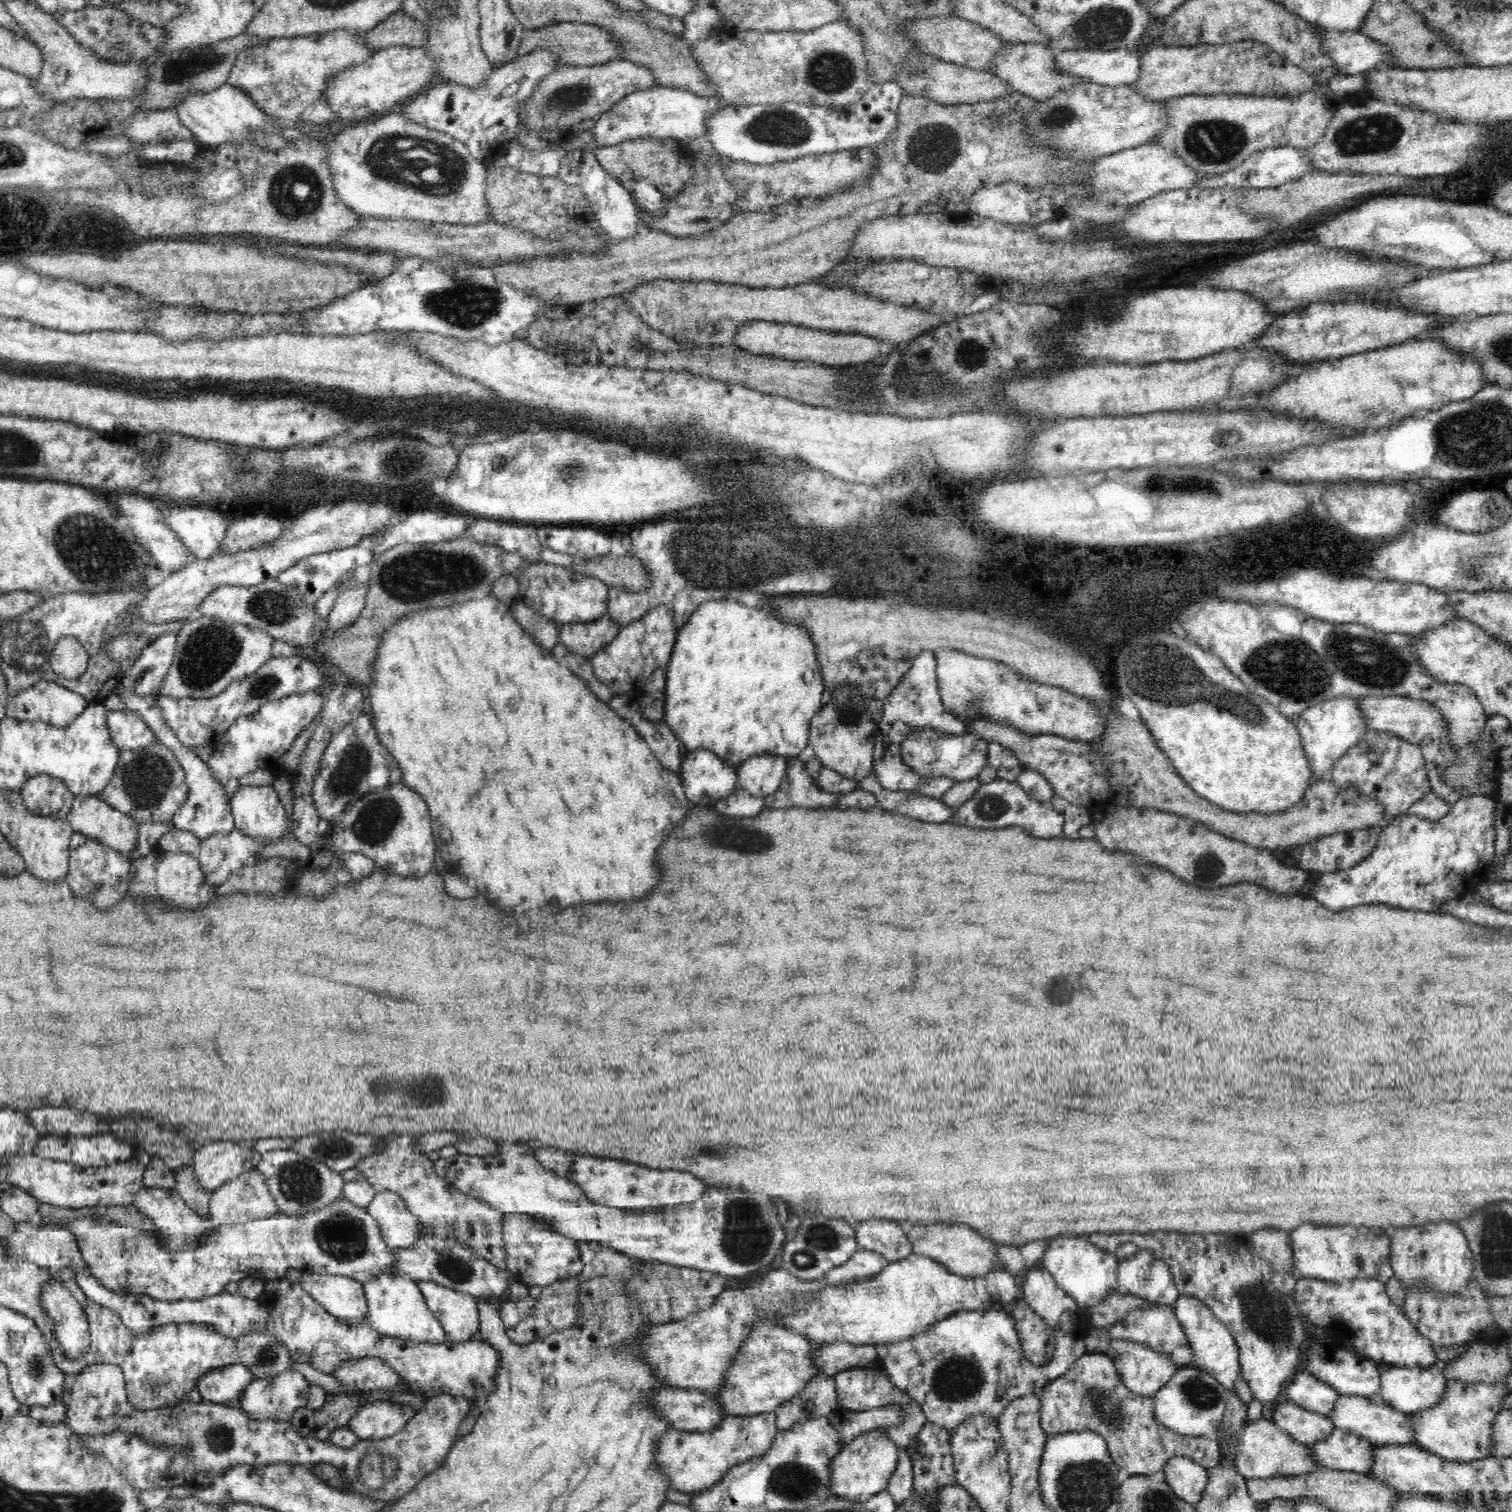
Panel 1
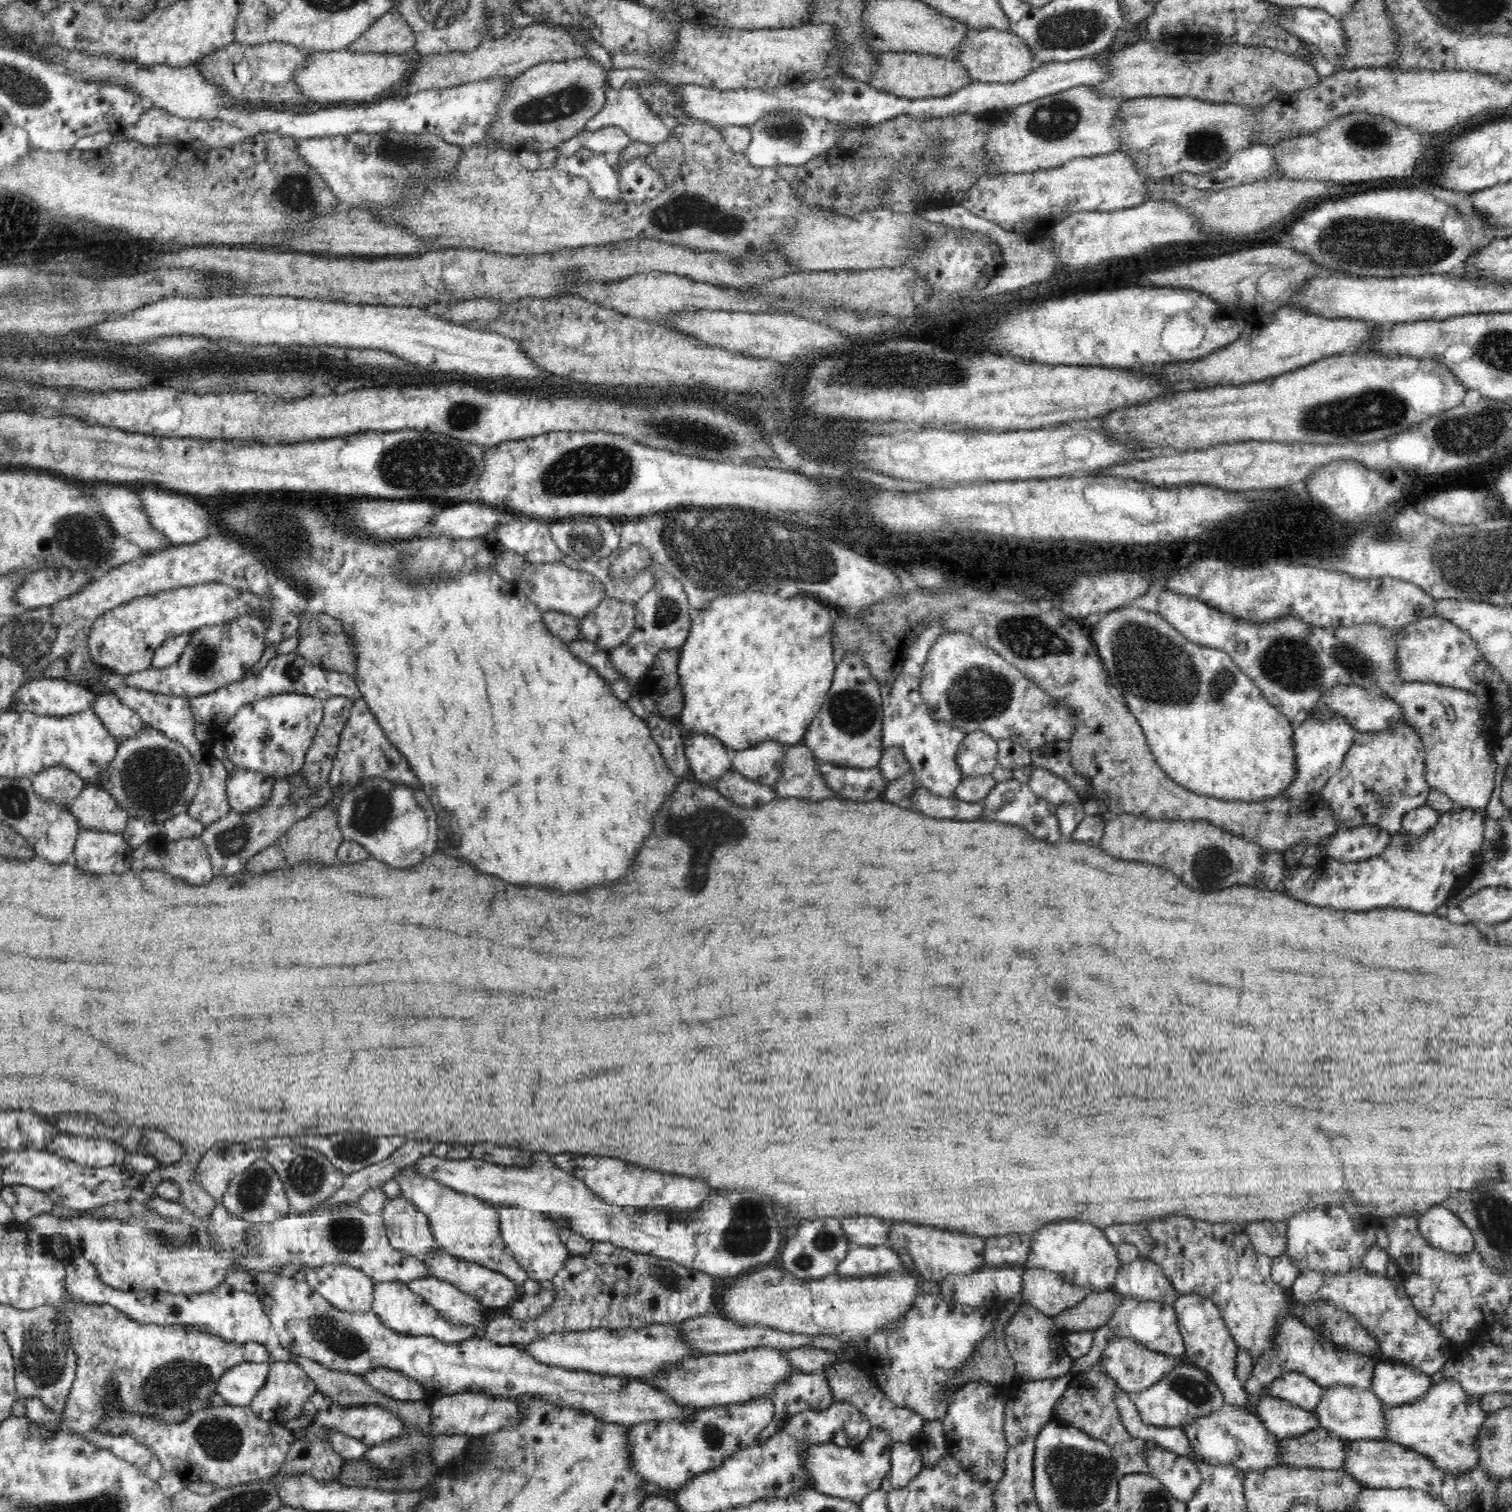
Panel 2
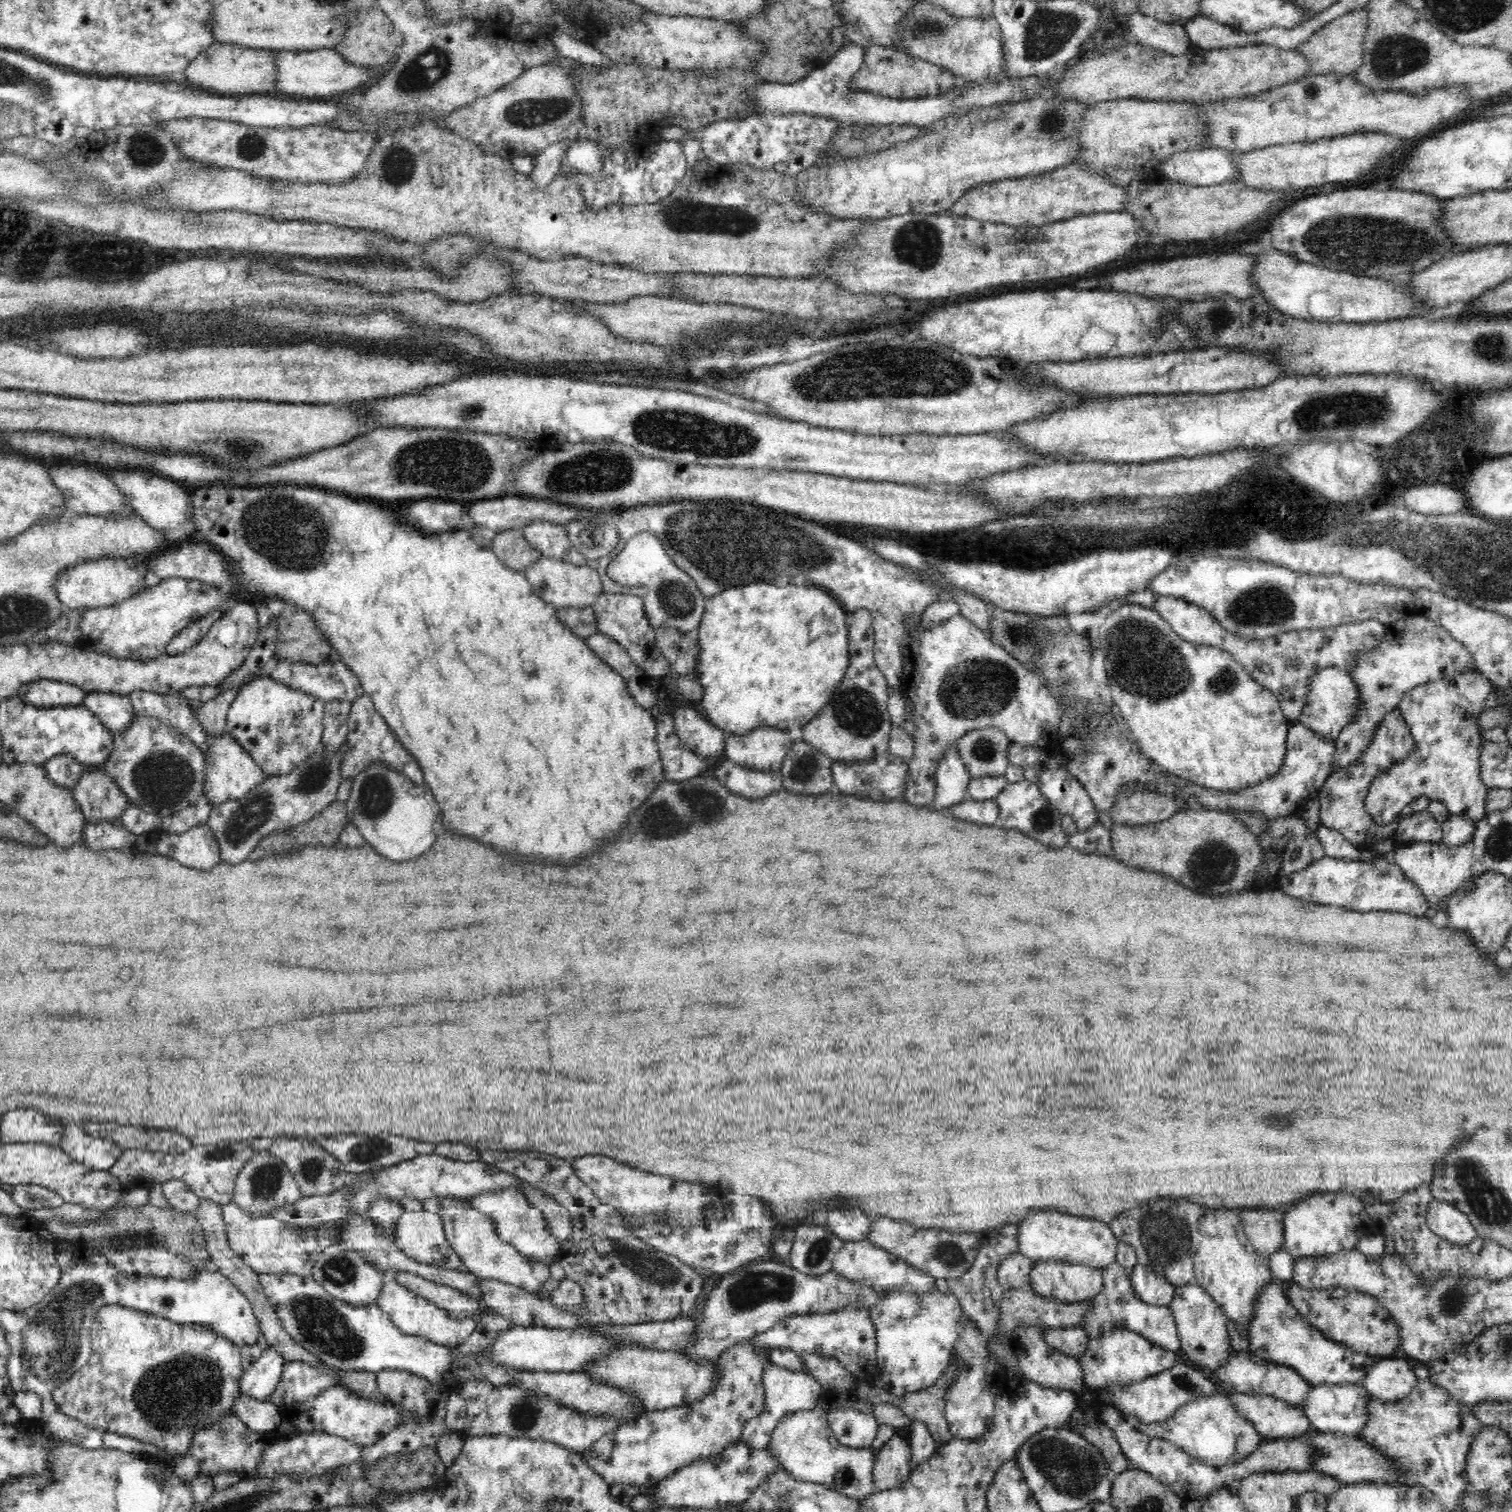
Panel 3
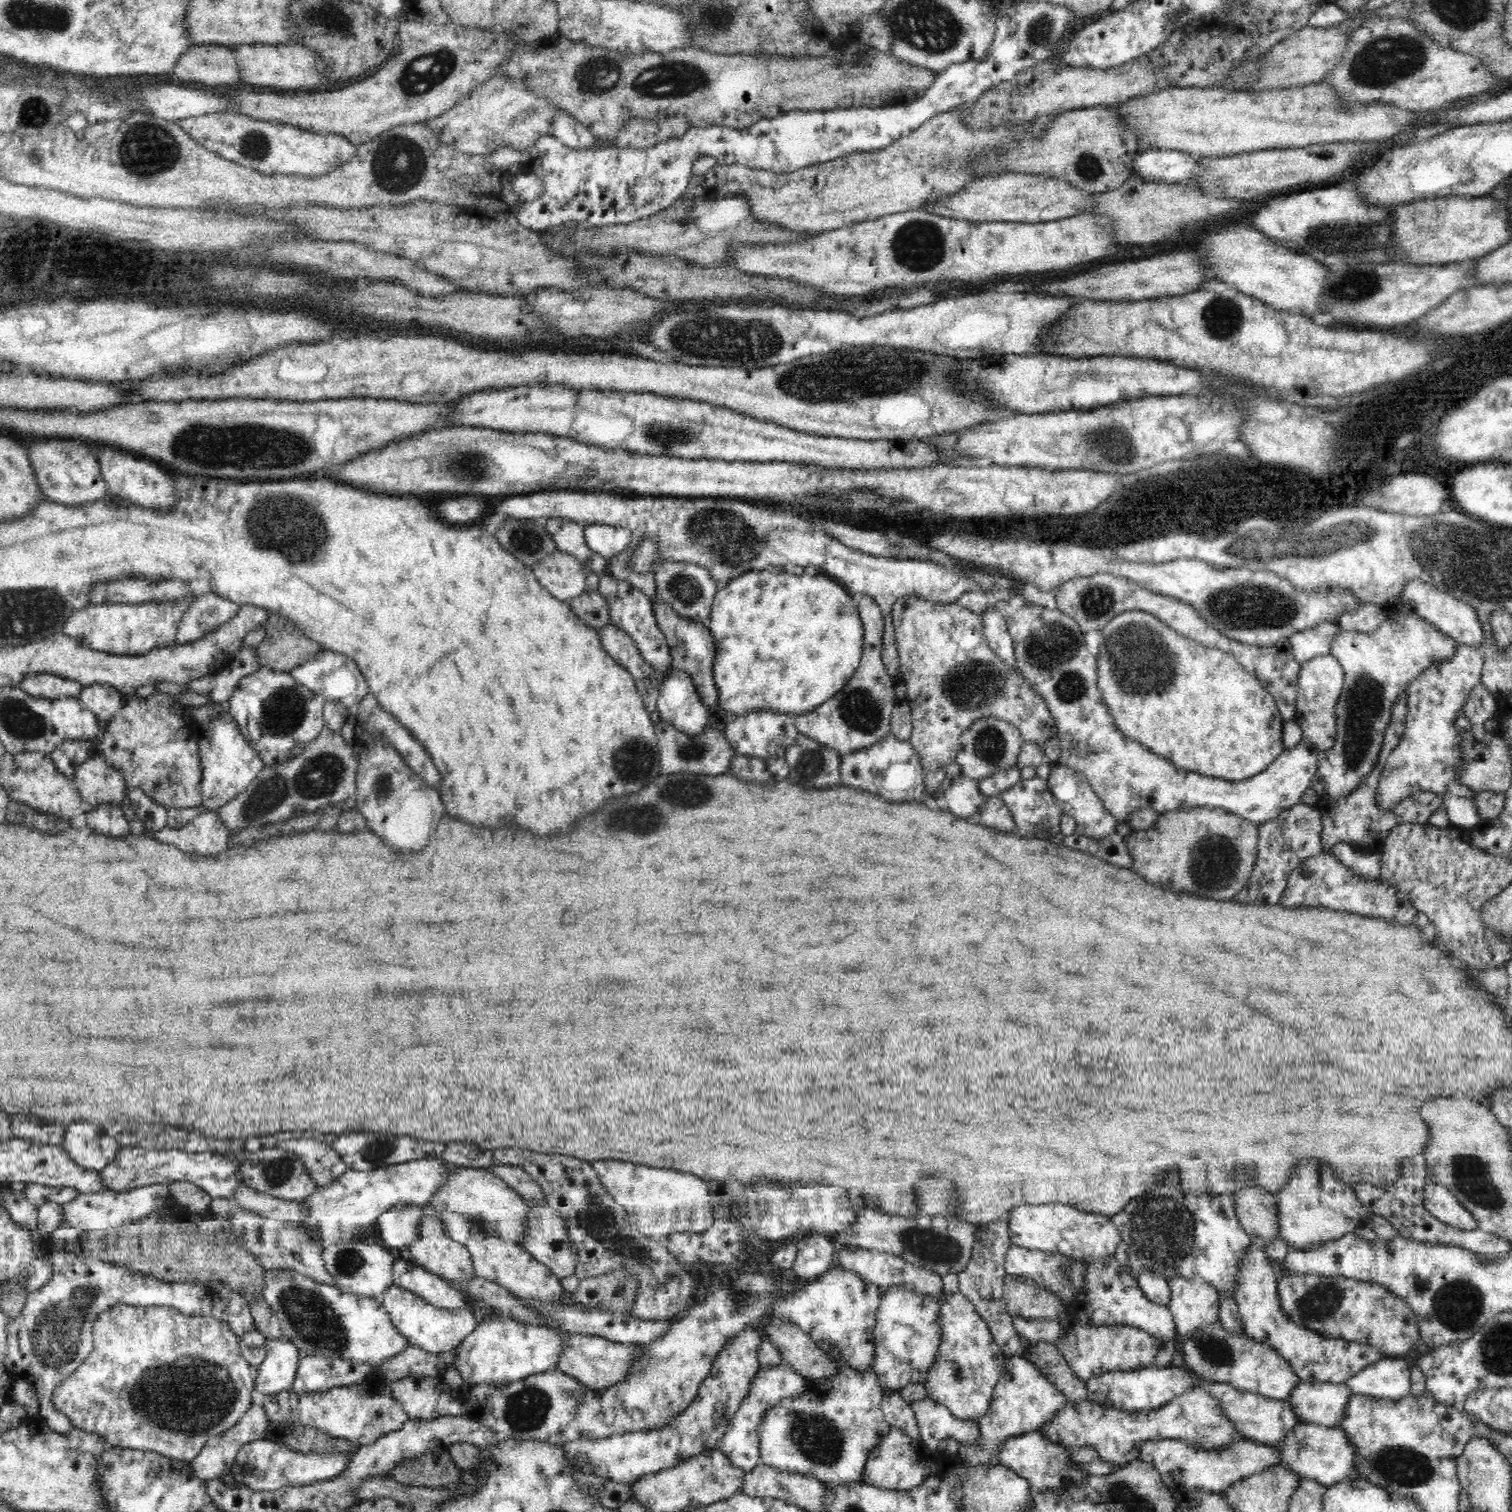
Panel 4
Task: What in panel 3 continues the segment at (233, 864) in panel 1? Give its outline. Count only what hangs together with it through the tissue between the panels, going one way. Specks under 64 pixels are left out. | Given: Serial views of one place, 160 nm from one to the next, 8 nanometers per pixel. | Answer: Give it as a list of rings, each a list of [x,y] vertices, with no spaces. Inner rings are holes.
[[[316,752],[302,761],[290,774],[267,776],[262,784],[256,786],[244,798],[213,805],[207,825],[218,841],[221,860],[230,864],[246,860],[250,852],[269,834],[309,821],[336,801],[336,792],[342,782],[340,762],[340,752],[329,757]]]

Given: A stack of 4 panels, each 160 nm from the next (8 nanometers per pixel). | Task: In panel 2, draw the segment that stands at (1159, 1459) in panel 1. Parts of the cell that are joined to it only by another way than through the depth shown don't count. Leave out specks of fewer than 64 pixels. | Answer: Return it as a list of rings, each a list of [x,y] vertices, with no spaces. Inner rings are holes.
[[[1098,1360],[1094,1366],[1090,1366],[1088,1370],[1082,1370],[1074,1374],[1074,1380],[1068,1382],[1064,1394],[1056,1400],[1054,1408],[1052,1410],[1052,1417],[1054,1421],[1060,1422],[1064,1425],[1072,1425],[1080,1430],[1083,1430],[1086,1434],[1089,1434],[1092,1439],[1098,1439],[1104,1441],[1108,1447],[1110,1447],[1111,1453],[1117,1462],[1117,1472],[1120,1476],[1132,1474],[1132,1473],[1144,1473],[1148,1474],[1148,1463],[1145,1461],[1147,1457],[1147,1450],[1151,1448],[1158,1448],[1158,1443],[1155,1441],[1144,1441],[1144,1439],[1136,1438],[1132,1436],[1123,1422],[1121,1421],[1121,1414],[1117,1405],[1117,1396],[1124,1390],[1117,1386],[1116,1381],[1109,1377],[1109,1374],[1105,1372],[1104,1365],[1101,1360]]]

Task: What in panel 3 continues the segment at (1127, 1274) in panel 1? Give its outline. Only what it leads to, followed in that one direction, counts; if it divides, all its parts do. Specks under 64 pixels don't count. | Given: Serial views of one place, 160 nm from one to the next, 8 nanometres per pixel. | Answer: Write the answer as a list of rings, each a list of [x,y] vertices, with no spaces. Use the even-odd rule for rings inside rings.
[[[1137,1261],[1129,1275],[1132,1288],[1139,1300],[1155,1306],[1169,1306],[1176,1296],[1176,1288],[1151,1266]]]

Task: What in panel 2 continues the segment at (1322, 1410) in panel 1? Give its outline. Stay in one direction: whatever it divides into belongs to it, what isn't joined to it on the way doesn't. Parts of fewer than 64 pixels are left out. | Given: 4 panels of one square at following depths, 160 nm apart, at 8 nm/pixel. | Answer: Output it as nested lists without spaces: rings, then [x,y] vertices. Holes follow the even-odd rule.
[[[1295,1372],[1283,1374],[1278,1380],[1272,1381],[1266,1389],[1270,1396],[1291,1402],[1307,1411],[1316,1410],[1326,1390],[1309,1376]]]

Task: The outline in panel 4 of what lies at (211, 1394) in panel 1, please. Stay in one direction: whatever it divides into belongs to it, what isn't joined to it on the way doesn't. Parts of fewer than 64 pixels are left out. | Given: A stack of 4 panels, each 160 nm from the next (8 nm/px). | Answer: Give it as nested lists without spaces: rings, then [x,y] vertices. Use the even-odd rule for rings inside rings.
[[[283,1337],[267,1339],[263,1347],[266,1356],[254,1376],[254,1388],[263,1395],[289,1390],[301,1359],[298,1356],[298,1347]]]

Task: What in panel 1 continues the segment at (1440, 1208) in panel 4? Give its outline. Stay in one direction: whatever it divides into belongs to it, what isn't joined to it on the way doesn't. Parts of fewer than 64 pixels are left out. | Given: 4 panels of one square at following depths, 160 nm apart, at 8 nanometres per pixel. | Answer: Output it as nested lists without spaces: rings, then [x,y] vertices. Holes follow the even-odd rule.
[[[1440,1222],[1436,1226],[1388,1228],[1386,1234],[1392,1240],[1388,1260],[1393,1276],[1404,1285],[1408,1294],[1416,1287],[1430,1289],[1439,1296],[1460,1296],[1466,1292],[1473,1273],[1472,1253],[1468,1239],[1456,1224]]]

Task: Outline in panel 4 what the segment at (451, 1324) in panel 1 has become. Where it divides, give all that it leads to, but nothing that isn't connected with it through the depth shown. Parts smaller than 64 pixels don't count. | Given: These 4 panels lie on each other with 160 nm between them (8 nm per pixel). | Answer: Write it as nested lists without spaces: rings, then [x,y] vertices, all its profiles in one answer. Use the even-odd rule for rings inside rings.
[[[406,1256],[394,1261],[392,1276],[394,1285],[413,1292],[438,1309],[467,1307],[462,1291],[452,1286],[447,1279],[432,1274]]]

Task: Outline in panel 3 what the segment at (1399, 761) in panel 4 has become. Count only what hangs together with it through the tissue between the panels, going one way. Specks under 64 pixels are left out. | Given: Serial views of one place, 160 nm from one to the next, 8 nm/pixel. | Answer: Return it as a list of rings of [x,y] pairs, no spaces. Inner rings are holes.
[[[1474,668],[1457,677],[1443,678],[1438,682],[1428,682],[1428,684],[1416,686],[1403,697],[1402,714],[1414,737],[1416,750],[1401,763],[1380,773],[1370,785],[1365,807],[1372,815],[1374,822],[1388,825],[1389,822],[1396,820],[1398,814],[1412,798],[1418,798],[1418,796],[1440,800],[1447,806],[1450,814],[1463,816],[1474,822],[1478,822],[1480,818],[1486,816],[1488,813],[1486,795],[1490,788],[1482,782],[1480,776],[1480,750],[1487,740],[1481,735],[1482,730],[1479,723],[1480,716],[1487,709],[1487,697],[1495,688],[1482,673]]]

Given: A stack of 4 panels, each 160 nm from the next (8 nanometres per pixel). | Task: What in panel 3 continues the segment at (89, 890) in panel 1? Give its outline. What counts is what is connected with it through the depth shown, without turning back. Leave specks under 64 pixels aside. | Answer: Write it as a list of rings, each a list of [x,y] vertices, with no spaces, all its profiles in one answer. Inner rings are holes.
[[[87,823],[81,840],[90,850],[130,850],[137,836],[129,833],[122,825]]]

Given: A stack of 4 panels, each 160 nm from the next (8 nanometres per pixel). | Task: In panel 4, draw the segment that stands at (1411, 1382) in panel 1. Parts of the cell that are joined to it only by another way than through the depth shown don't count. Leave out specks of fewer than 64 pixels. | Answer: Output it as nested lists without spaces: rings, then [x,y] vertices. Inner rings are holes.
[[[1384,1357],[1347,1380],[1353,1394],[1378,1397],[1390,1401],[1411,1393],[1411,1371],[1406,1358]]]

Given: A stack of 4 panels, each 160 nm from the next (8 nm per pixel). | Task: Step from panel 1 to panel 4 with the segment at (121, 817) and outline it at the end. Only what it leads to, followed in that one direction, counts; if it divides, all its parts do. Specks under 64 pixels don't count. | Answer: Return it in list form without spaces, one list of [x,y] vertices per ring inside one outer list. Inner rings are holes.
[[[98,757],[86,759],[72,779],[89,810],[102,805],[120,807],[129,790],[122,773]]]

